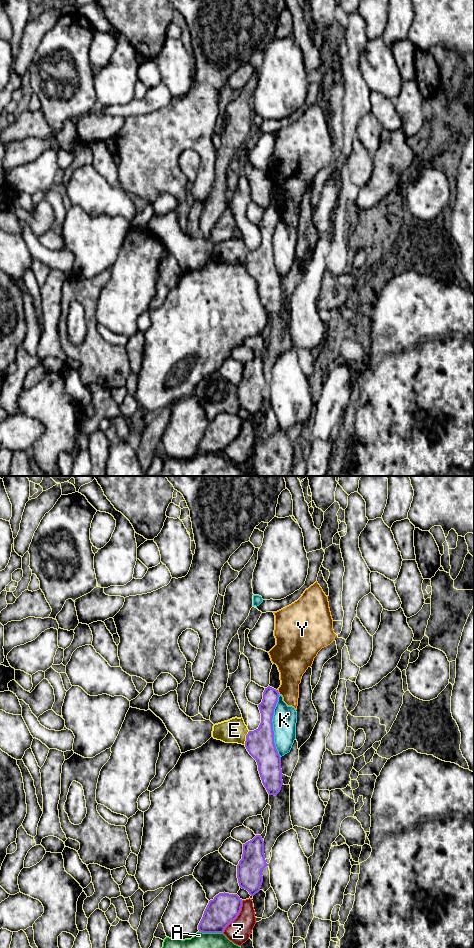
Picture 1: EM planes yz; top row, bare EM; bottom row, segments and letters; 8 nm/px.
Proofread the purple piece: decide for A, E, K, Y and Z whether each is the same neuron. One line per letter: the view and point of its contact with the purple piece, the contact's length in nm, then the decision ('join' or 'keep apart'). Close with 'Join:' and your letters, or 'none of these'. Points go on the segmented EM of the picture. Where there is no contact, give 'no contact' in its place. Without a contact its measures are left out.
A: meets purple in yz at (211, 932); contact 190 nm long; keep apart
E: meets purple in yz at (246, 738); contact 120 nm long; keep apart
K: meets purple in yz at (272, 726); contact 500 nm long; keep apart
Y: meets purple in yz at (278, 692); contact 40 nm long; keep apart
Z: meets purple in yz at (237, 915); contact 320 nm long; keep apart
Join: none of these

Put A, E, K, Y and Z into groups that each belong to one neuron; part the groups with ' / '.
A / E / K / Y / Z

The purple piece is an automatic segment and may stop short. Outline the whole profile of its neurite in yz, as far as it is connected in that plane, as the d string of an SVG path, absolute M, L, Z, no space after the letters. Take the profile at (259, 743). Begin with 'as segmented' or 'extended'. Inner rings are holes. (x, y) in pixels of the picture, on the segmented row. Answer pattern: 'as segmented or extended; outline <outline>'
as segmented; outline M268 686L263 692L262 702L258 705L261 713L261 723L259 727L254 731L249 731L246 735L245 747L249 754L256 760L258 765L258 771L264 787L269 795L277 795L283 785L282 769L281 769L281 757L278 754L274 743L274 731L273 731L273 715L274 709L278 702L279 692L278 690Z

